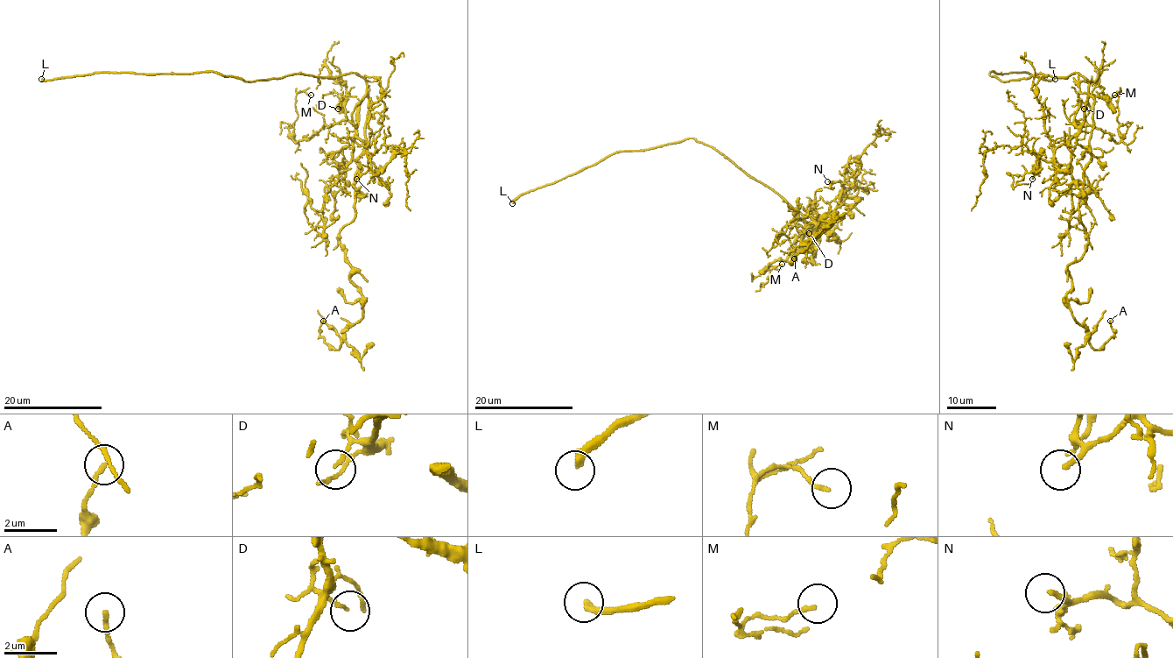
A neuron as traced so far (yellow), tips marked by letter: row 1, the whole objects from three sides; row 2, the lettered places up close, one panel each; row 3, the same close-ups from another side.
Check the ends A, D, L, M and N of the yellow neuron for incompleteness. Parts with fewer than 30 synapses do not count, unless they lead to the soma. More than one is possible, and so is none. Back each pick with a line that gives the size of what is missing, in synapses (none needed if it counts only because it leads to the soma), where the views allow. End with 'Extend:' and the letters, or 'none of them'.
N: 50 synapses
Extend: L, N

